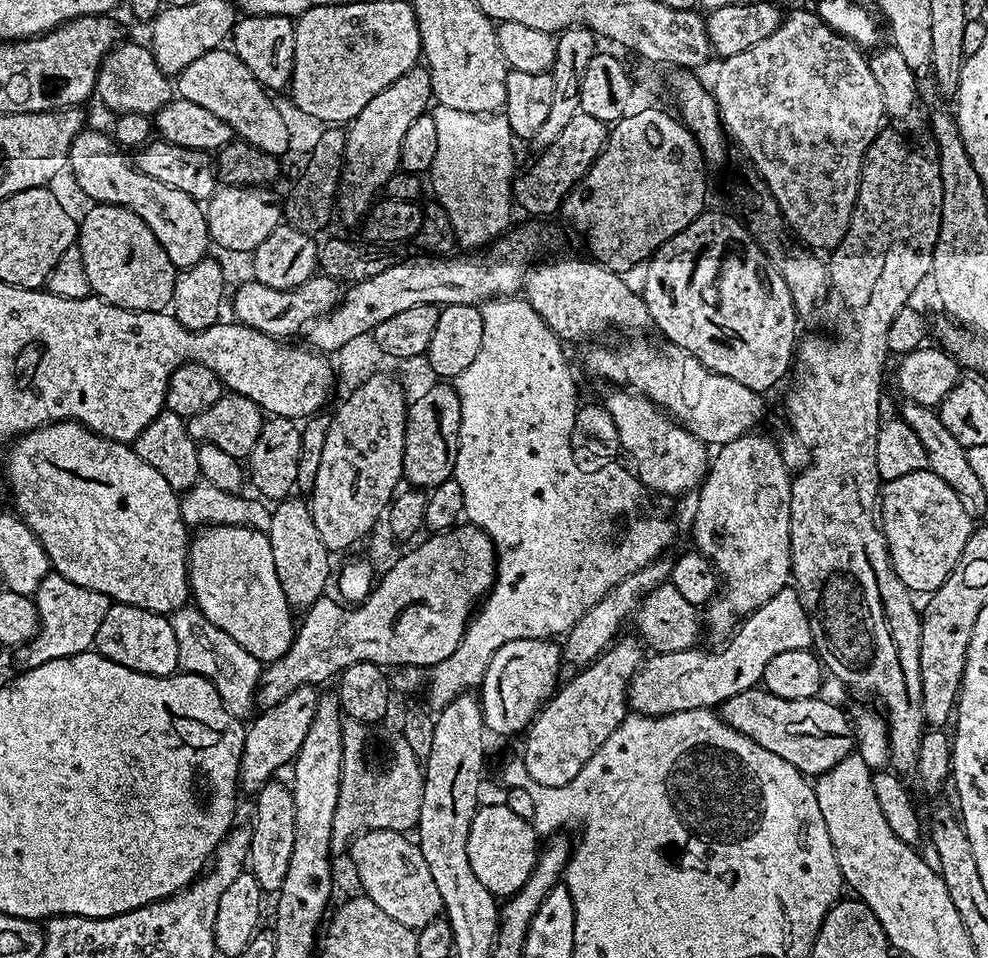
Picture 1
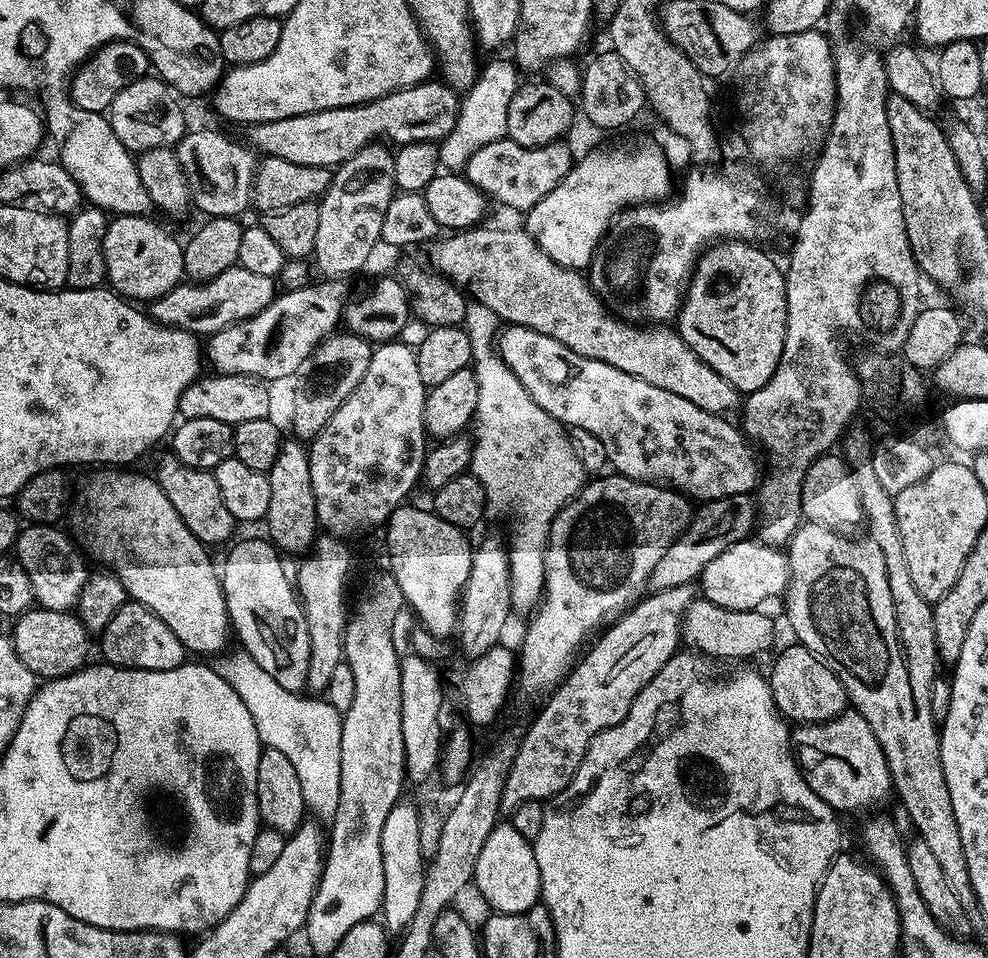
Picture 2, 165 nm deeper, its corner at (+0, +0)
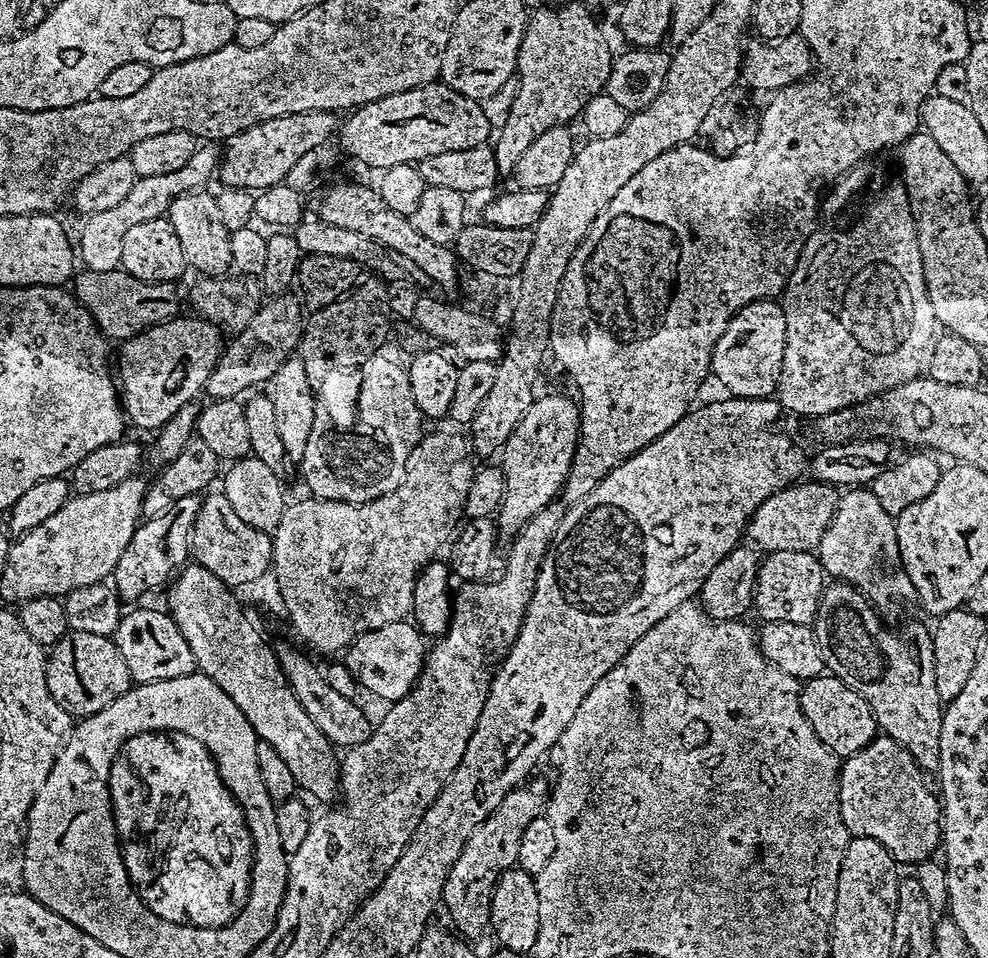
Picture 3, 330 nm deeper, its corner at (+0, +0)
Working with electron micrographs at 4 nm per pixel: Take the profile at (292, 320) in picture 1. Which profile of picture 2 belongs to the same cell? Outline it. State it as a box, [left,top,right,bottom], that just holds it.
[150,266,278,334]

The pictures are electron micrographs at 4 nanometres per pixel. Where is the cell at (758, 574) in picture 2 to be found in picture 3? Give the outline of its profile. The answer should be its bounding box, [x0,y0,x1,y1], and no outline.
[752,550,826,625]

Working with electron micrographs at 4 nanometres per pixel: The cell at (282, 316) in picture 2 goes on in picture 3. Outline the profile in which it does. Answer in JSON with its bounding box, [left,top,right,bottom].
[118,318,222,430]

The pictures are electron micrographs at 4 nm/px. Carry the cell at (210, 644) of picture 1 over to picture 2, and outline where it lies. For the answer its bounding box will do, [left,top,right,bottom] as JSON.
[217,650,343,821]

